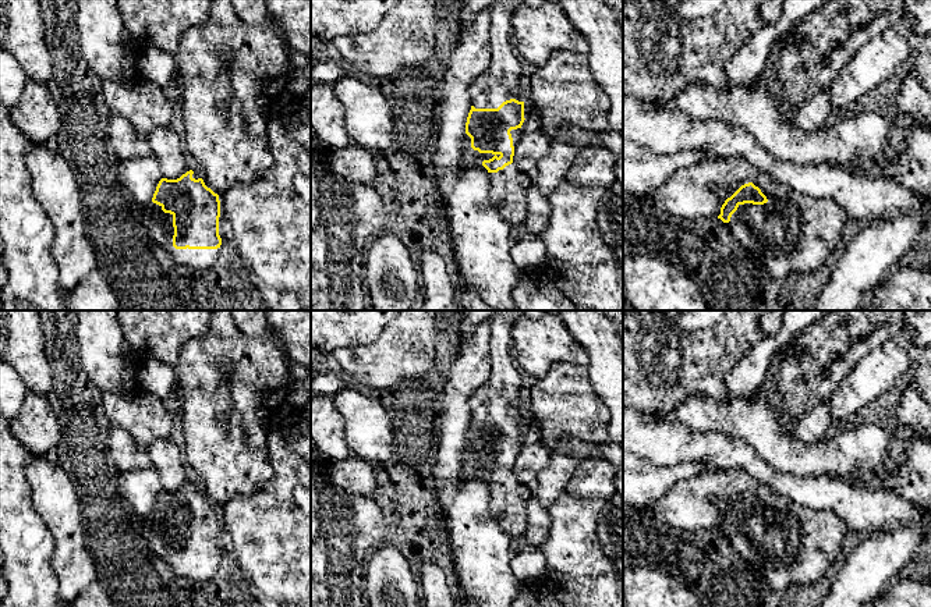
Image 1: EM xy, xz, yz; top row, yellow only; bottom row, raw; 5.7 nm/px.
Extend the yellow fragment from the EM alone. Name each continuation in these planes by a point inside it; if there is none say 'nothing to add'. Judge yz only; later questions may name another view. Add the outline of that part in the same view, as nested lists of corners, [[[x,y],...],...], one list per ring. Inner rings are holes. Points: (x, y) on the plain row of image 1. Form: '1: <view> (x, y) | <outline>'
1: yz (793, 546) | [[[779,496],[760,501],[768,514],[739,517],[725,537],[762,571],[768,589],[780,597],[792,586],[829,578],[843,558],[850,529],[846,521],[833,511],[814,511]]]

